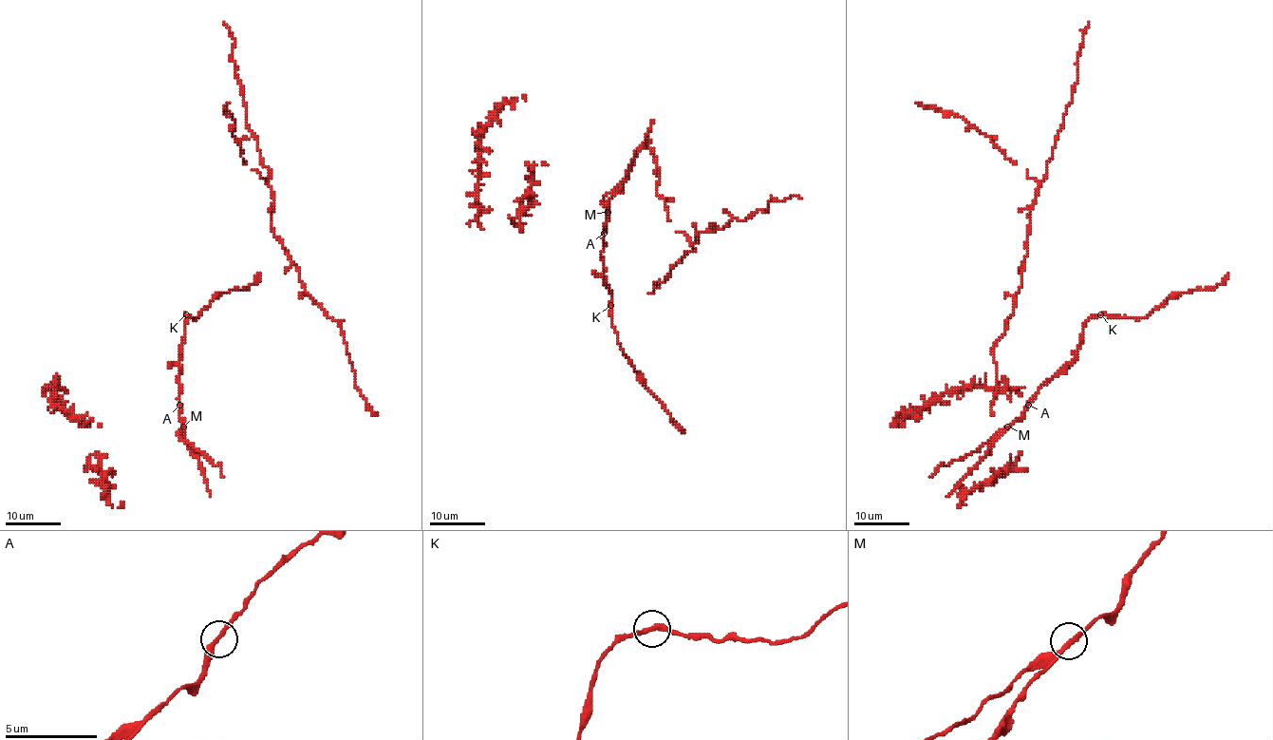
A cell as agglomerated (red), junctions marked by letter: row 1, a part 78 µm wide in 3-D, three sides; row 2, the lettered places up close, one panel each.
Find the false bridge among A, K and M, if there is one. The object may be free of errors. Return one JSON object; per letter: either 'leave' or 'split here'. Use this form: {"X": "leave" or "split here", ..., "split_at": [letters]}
{"A": "leave", "K": "leave", "M": "split here", "split_at": ["M"]}

